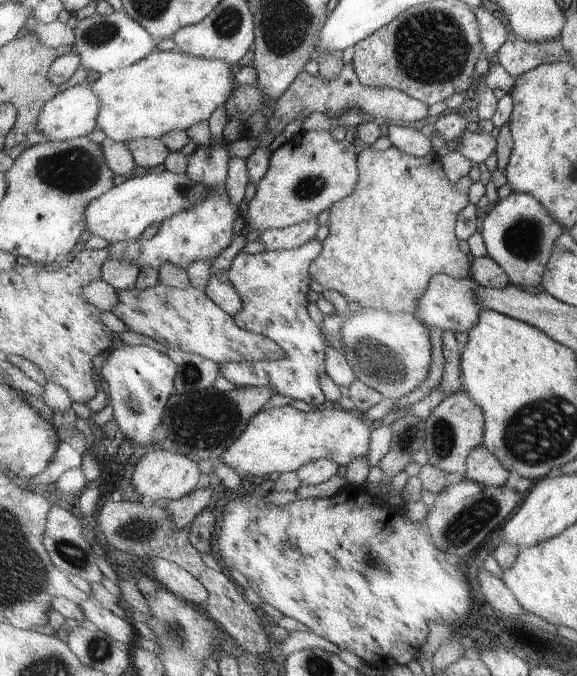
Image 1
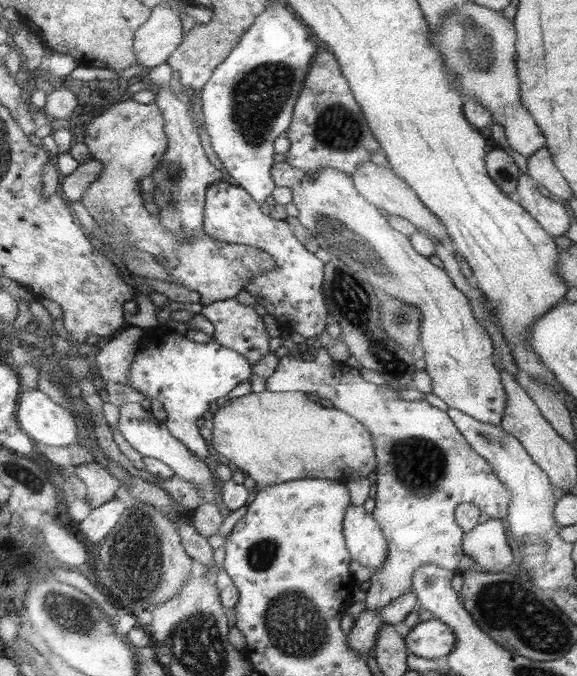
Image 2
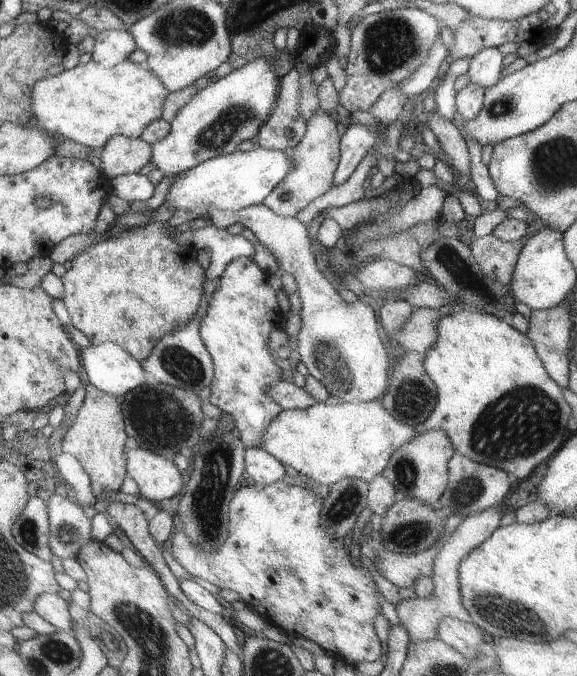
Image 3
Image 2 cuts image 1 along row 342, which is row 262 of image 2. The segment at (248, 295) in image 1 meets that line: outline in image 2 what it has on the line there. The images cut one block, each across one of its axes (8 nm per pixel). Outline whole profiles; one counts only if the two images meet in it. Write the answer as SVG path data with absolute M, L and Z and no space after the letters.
M233 180L219 182L211 186L207 196L207 212L205 212L205 232L213 238L231 242L231 244L247 244L253 248L263 248L265 252L273 254L277 260L277 268L257 276L249 286L247 292L257 300L257 304L277 302L277 308L291 306L293 316L301 316L301 336L309 340L317 340L327 330L329 306L325 300L325 278L327 278L327 262L321 260L317 254L311 254L293 234L293 226L285 220L273 220L267 210L239 184Z

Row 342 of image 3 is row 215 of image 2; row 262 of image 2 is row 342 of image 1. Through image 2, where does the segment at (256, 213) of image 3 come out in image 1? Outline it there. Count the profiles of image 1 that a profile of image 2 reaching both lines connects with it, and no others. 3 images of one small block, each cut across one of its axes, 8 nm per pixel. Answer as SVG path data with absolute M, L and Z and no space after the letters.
M353 308L353 312L347 316L347 322L343 324L343 336L347 342L345 354L359 380L385 394L385 398L401 400L429 378L433 364L433 342L429 328L415 314Z

